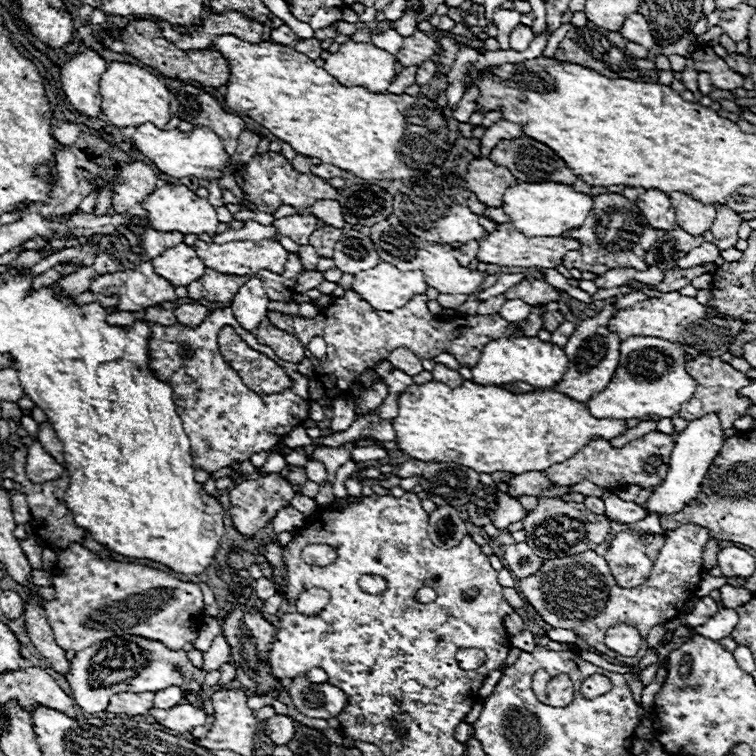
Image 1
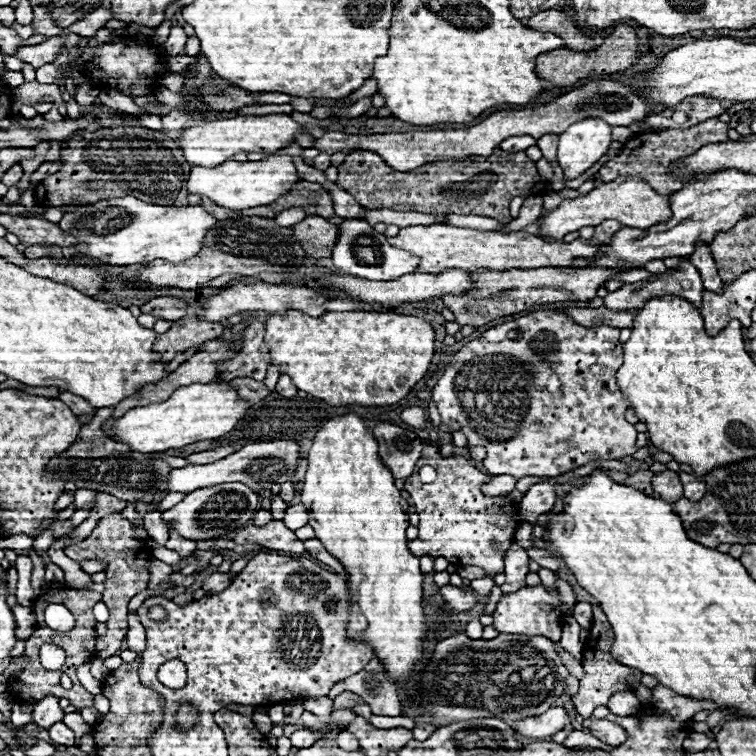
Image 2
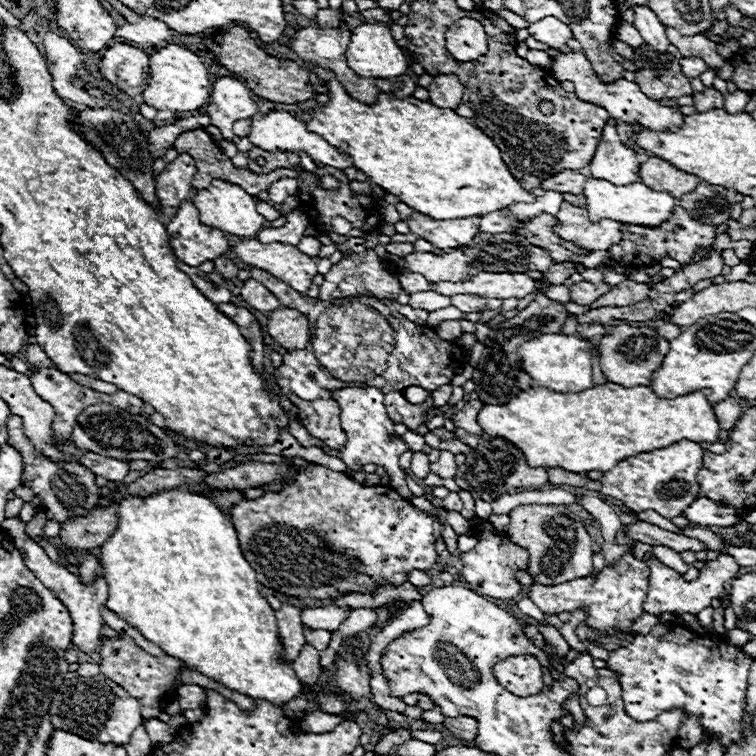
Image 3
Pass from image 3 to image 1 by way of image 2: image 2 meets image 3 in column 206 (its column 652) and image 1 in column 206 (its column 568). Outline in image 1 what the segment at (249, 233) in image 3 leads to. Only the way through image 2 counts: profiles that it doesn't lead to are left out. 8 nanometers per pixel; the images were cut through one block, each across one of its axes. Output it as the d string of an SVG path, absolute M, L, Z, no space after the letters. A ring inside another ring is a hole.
M166 184L162 188L156 188L154 194L150 194L146 198L146 202L142 204L146 206L150 224L158 230L158 232L182 232L182 234L216 234L216 226L218 216L214 206L206 200L196 196L192 190L188 190L186 186L176 186L176 184Z

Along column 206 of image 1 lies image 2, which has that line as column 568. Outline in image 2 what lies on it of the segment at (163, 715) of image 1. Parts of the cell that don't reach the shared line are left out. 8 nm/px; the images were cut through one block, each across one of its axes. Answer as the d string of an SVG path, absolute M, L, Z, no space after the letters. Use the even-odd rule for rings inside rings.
M552 706L540 716L524 718L524 720L514 720L510 726L516 734L526 736L526 738L548 738L562 730L566 724L570 724L572 718L566 714L564 708Z

